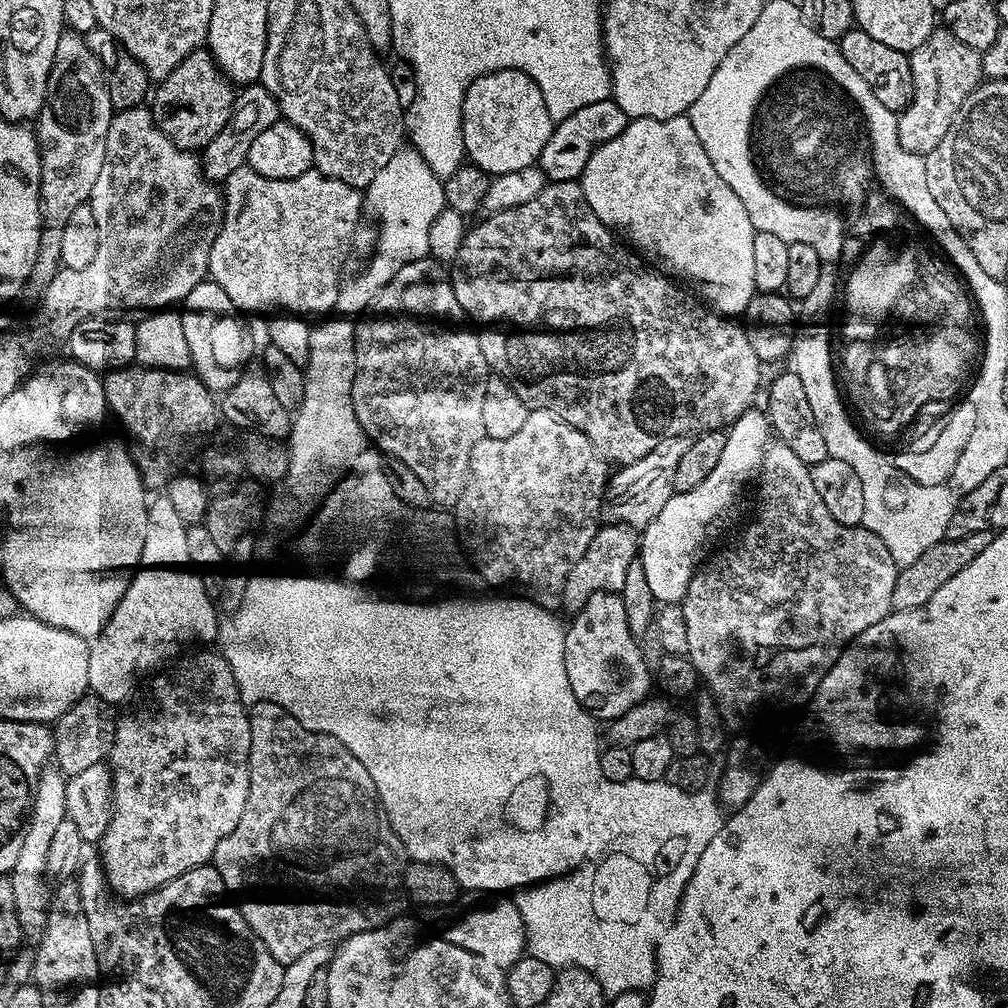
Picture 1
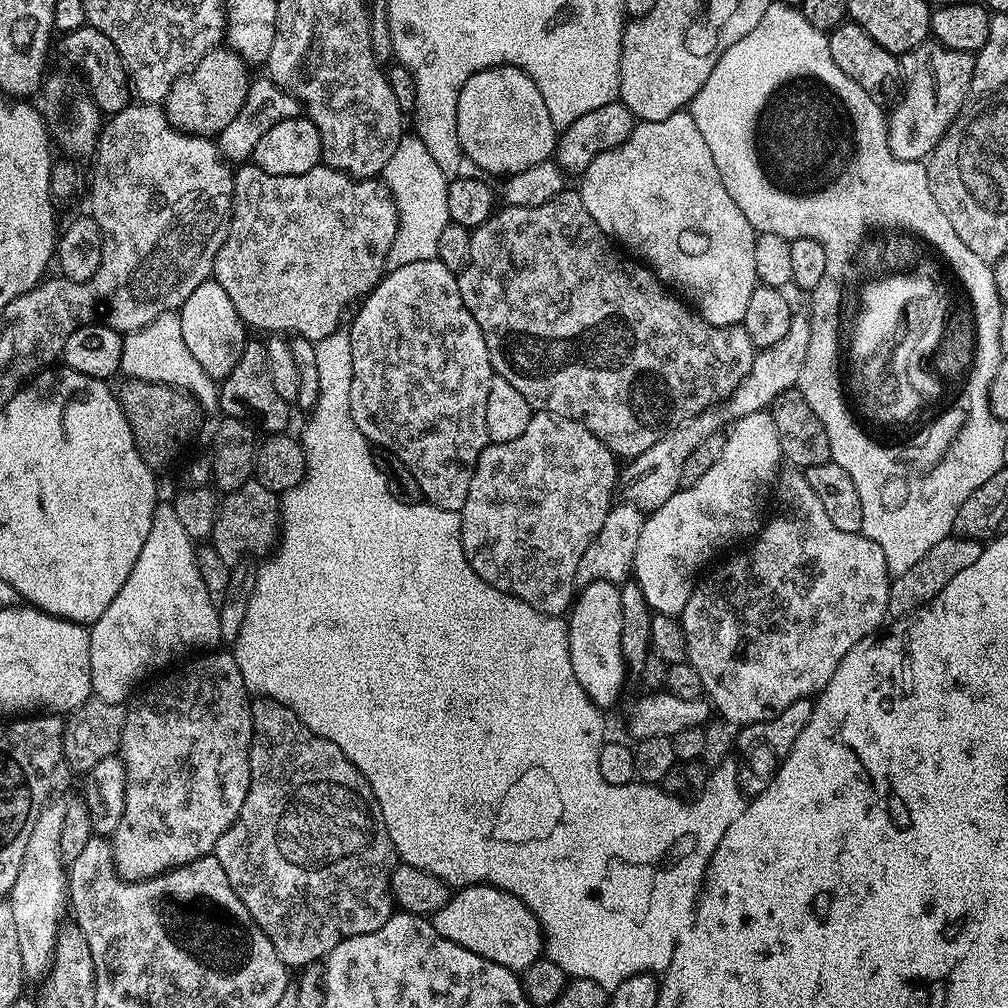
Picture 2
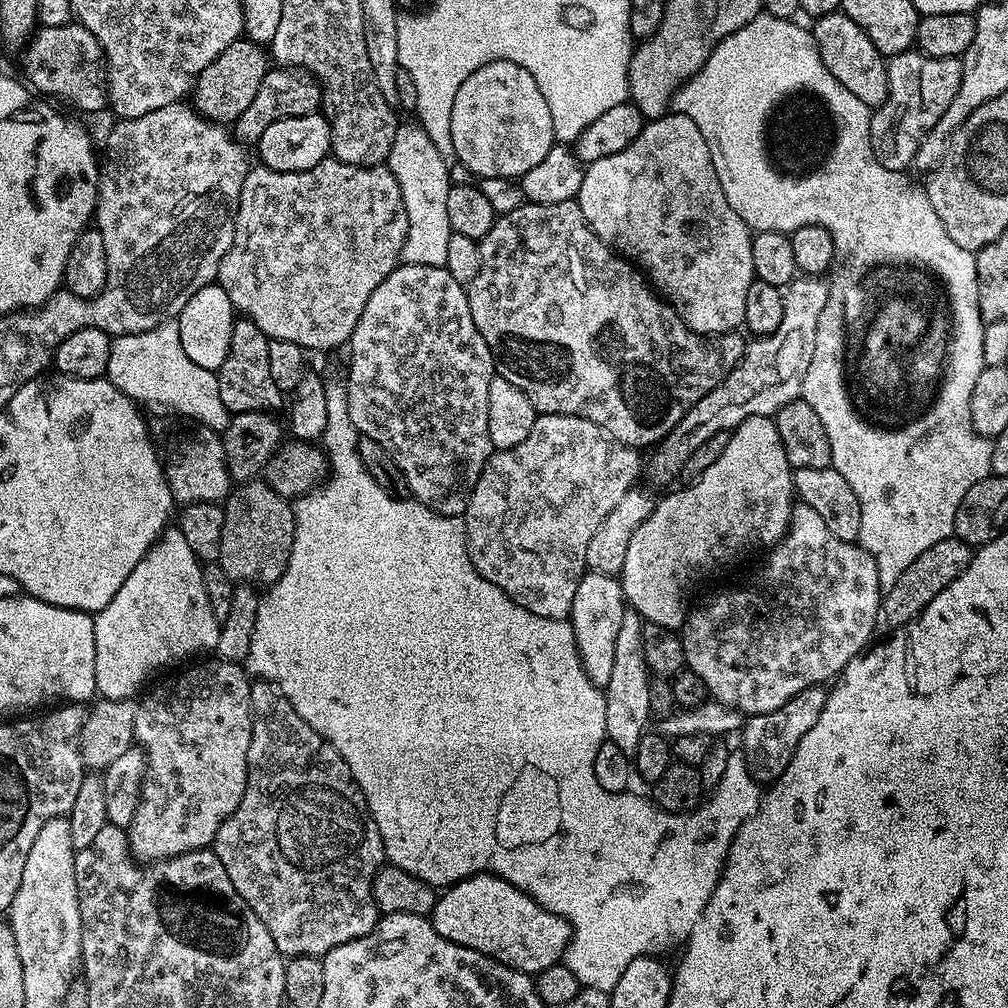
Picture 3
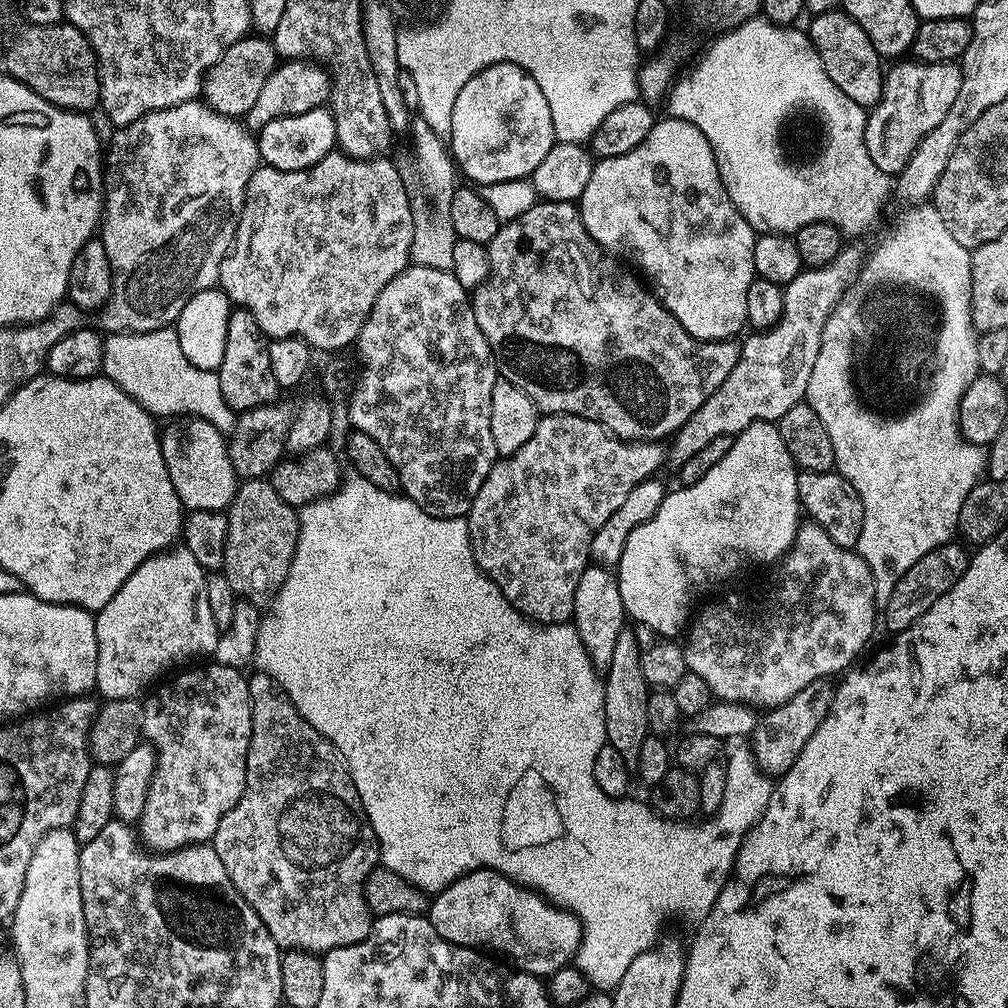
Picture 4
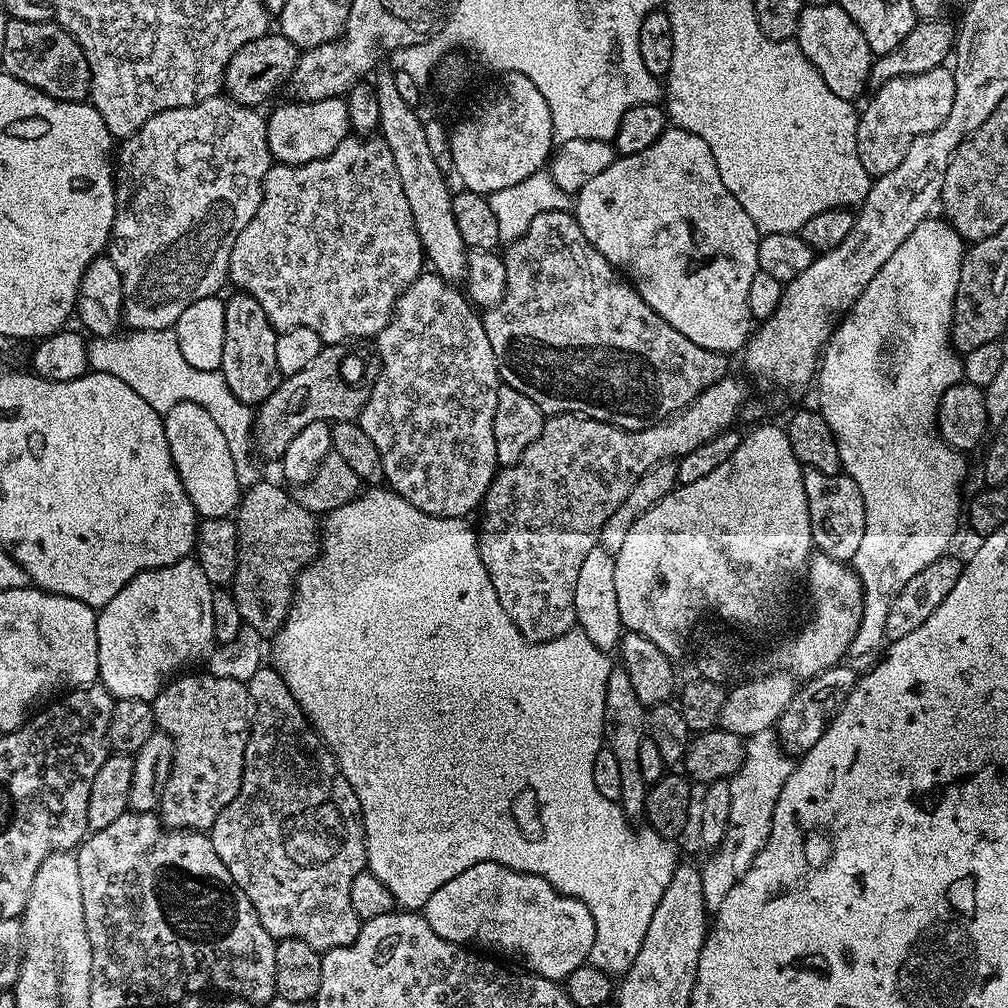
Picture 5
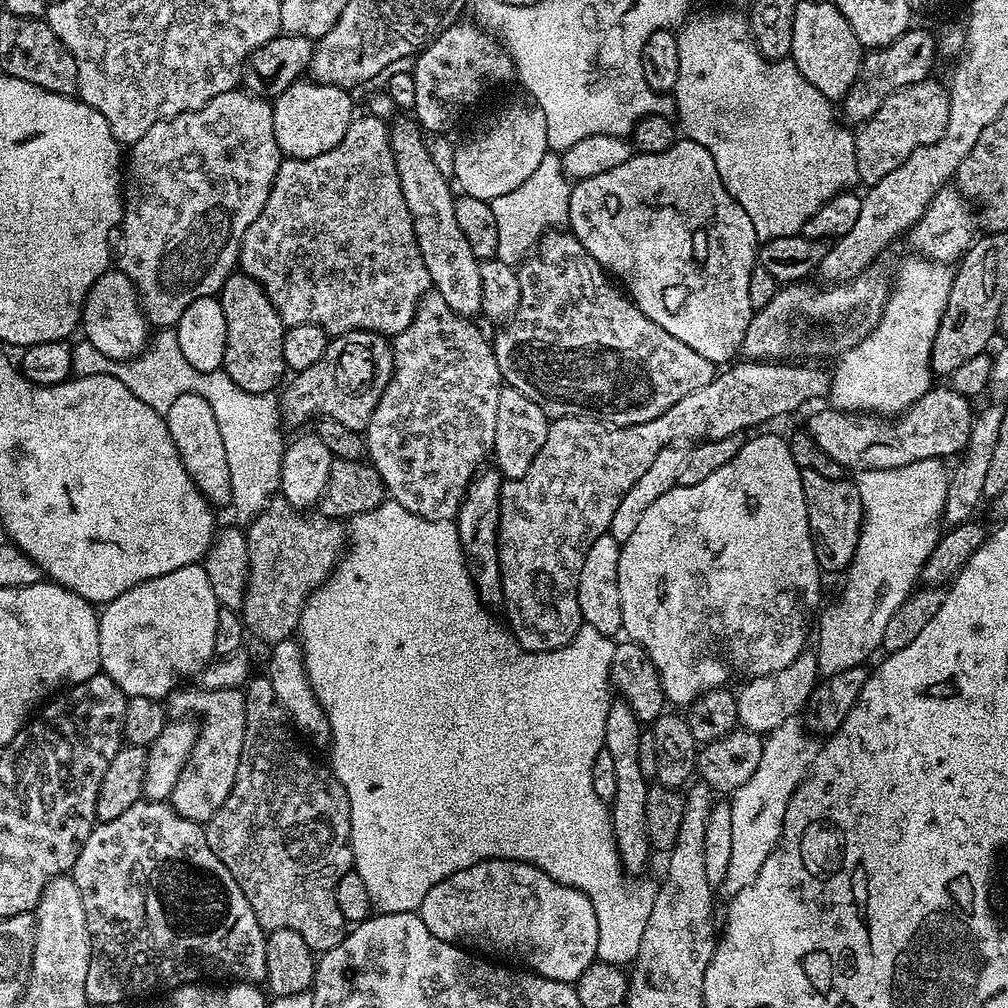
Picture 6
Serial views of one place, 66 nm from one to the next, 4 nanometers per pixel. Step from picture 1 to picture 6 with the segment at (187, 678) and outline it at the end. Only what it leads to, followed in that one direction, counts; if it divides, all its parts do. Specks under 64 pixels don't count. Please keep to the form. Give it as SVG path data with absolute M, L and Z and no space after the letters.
M188 686L177 687L166 697L166 707L173 717L199 718L202 723L192 757L186 762L182 774L178 774L178 786L174 786L170 803L182 818L207 822L220 809L222 802L226 802L230 790L234 790L238 762L242 758L242 742L246 738L246 702L240 688L184 687Z

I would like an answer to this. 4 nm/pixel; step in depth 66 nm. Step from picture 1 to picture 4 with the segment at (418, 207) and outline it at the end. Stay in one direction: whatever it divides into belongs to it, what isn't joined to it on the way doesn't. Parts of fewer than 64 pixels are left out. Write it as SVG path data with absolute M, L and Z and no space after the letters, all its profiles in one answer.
M416 118L410 124L412 152L416 155L416 168L420 171L420 184L432 203L432 209L424 208L415 213L414 242L412 243L412 264L437 268L439 264L449 269L453 263L454 246L457 242L456 231L450 222L450 198L454 198L458 187L458 169L453 161L449 145L426 122Z

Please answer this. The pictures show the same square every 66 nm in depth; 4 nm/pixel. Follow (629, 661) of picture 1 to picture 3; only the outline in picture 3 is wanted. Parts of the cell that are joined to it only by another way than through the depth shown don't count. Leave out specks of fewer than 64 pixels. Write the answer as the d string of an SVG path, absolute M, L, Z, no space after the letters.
M585 571L578 582L578 591L574 594L574 606L570 623L574 630L576 649L582 666L590 682L605 686L610 681L613 669L614 642L617 641L623 612L626 609L624 591L616 576L607 576L601 572Z

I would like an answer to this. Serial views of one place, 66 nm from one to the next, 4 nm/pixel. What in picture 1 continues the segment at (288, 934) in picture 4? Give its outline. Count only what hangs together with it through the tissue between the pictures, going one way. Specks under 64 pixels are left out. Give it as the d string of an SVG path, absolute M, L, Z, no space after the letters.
M274 702L251 705L248 721L250 794L238 826L218 842L214 867L222 874L225 889L234 894L252 933L279 964L286 965L319 944L392 923L406 903L406 853L382 806L370 770L338 738L306 730L302 722Z

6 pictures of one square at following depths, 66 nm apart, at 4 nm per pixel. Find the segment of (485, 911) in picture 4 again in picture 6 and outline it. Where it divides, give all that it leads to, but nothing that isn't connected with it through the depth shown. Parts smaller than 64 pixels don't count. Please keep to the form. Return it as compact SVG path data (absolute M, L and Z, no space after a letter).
M480 860L466 870L450 874L422 898L418 915L426 922L426 930L447 944L455 944L476 954L523 966L527 971L558 982L572 984L596 961L598 950L598 914L584 892L566 886L538 866L517 860Z

